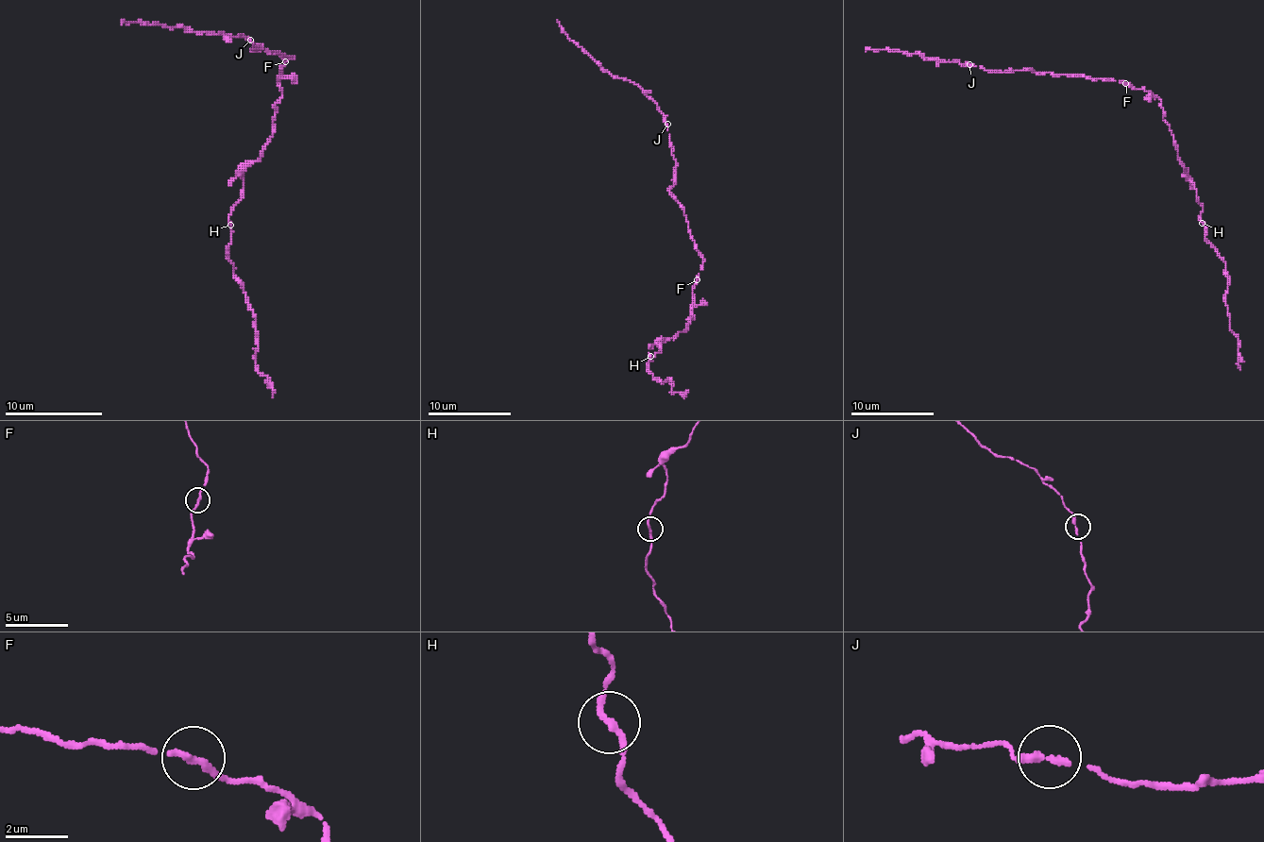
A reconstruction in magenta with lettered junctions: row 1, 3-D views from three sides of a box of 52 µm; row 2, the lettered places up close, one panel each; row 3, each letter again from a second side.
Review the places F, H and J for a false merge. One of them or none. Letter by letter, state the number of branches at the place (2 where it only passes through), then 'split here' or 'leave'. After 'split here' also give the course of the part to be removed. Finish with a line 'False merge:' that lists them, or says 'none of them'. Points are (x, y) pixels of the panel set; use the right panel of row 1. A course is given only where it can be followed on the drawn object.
F: 2 branches meet; leave
H: 2 branches meet; leave
J: 2 branches meet; leave
False merge: none of them

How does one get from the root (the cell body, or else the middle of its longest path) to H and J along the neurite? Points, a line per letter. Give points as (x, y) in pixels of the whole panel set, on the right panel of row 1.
H: (1136, 89), (1151, 91), (1161, 101), (1180, 164), (1203, 208), (1203, 222)
J: (1136, 89), (1109, 78), (1087, 78), (1030, 70), (1001, 73), (969, 64)

